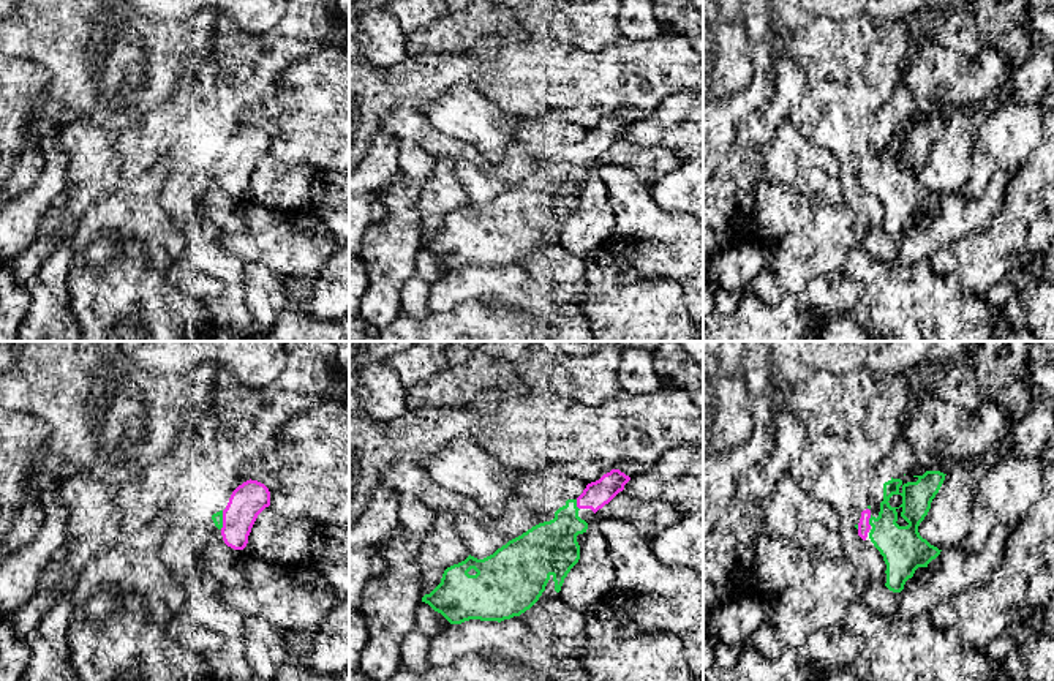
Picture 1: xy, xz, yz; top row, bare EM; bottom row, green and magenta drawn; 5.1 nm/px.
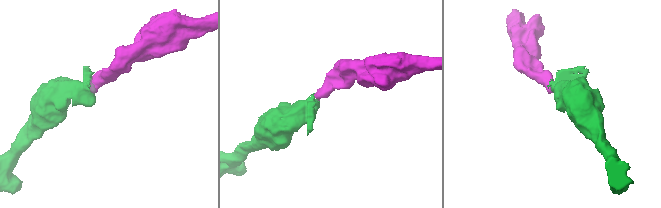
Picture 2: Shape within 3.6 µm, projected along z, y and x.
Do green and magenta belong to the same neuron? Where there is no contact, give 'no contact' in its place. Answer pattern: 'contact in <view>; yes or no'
contact in xy; yes

